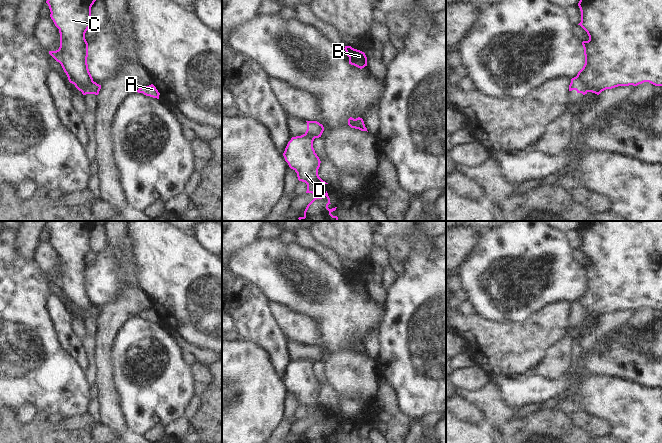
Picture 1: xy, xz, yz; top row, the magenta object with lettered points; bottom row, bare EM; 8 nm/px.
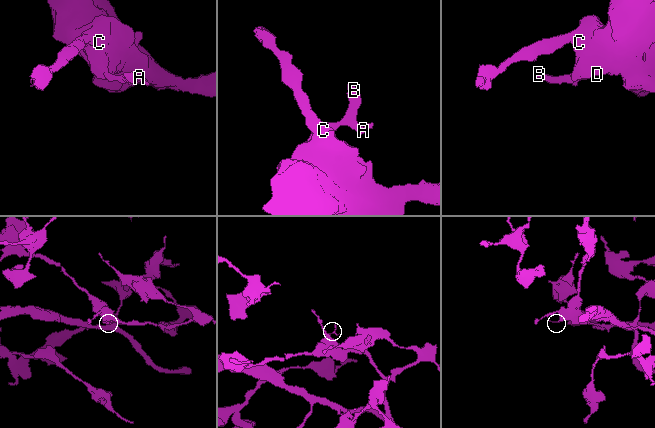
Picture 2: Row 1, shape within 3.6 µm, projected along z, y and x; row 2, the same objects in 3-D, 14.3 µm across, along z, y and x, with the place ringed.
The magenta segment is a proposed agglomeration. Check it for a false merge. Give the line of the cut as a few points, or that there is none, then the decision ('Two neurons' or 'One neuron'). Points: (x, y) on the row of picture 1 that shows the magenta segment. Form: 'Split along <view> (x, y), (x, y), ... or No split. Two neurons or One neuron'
Split along yz (577, 75), (588, 91). Two neurons

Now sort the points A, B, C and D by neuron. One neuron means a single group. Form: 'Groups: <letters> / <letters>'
Groups: A B / C D

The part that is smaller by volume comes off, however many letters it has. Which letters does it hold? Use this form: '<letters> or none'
A, B

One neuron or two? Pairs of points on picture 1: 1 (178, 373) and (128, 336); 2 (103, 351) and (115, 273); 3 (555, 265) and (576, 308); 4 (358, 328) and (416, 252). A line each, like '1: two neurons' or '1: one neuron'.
1: one neuron
2: two neurons
3: two neurons
4: two neurons

